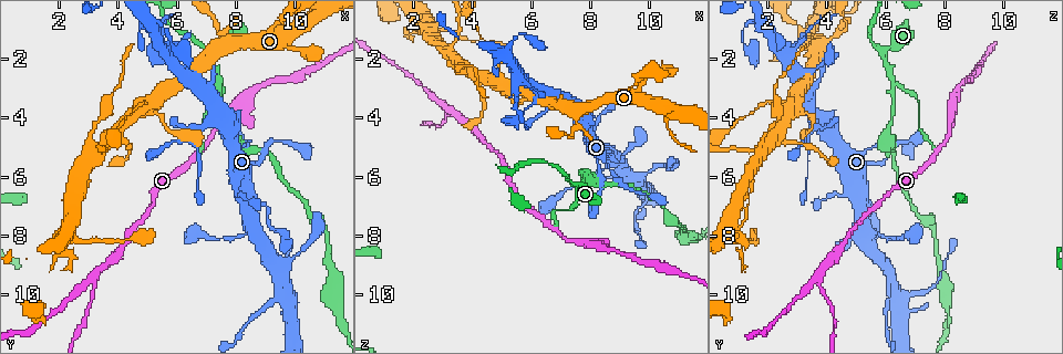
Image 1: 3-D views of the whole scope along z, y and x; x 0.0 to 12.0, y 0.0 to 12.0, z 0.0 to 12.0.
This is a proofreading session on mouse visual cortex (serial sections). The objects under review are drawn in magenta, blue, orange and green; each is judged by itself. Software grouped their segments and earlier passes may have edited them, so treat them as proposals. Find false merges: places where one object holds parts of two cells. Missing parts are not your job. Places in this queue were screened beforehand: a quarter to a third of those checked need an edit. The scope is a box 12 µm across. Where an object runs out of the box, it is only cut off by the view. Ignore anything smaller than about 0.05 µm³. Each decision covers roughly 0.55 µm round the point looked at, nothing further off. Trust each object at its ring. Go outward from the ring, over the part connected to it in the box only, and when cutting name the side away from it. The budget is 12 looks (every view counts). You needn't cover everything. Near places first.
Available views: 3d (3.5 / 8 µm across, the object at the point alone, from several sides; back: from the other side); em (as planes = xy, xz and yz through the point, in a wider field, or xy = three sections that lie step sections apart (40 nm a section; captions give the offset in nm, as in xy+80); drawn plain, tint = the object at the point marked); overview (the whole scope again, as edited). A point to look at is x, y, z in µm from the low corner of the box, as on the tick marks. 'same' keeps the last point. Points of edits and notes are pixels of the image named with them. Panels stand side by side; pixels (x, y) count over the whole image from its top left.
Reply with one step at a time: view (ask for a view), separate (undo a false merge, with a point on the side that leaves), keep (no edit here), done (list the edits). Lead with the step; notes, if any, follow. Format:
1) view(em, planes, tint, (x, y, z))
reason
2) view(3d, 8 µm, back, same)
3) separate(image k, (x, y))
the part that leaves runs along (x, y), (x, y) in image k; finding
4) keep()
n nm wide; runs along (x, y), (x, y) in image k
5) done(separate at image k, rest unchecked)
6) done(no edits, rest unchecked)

view(3d, 8 µm, (7.4, 2.8, 6.2))
three arms meet

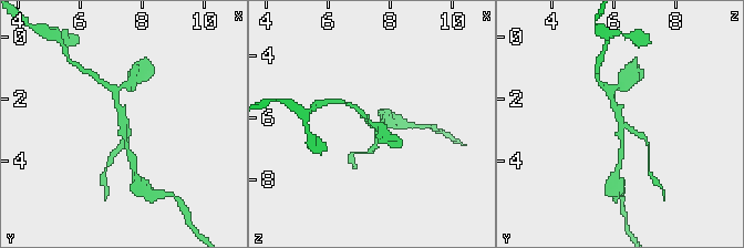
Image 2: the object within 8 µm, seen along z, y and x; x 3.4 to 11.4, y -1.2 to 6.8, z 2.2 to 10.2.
view(em, xy, step 5, tint, (7.4, 2.8, 6.3))
3 arms; arms of 150, 150, 200 nm; need the tissue

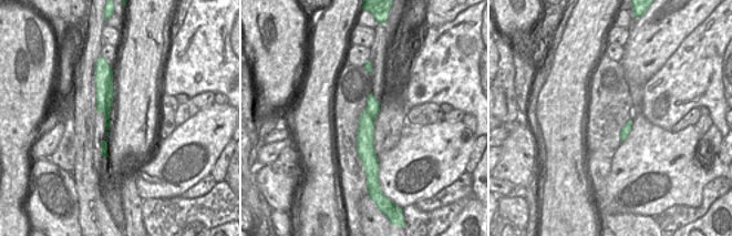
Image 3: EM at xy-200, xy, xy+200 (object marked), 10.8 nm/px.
separate(image 2, (374, 146))
the part that leaves runs along (626, 125), (647, 141), (649, 155) in image 2; two cells meet here

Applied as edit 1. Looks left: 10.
view(3d, 3.5 µm, back, (3.3, 5.1, 1.8))
sharp bend

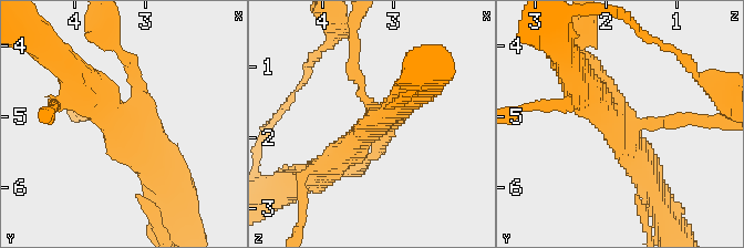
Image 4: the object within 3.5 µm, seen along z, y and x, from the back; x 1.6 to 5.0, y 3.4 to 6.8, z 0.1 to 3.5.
view(em, xy, step 2, tint, (3.40, 5.05, 1.90))
4 arms; arms of 150, 150, 350, 400 nm; now the EM

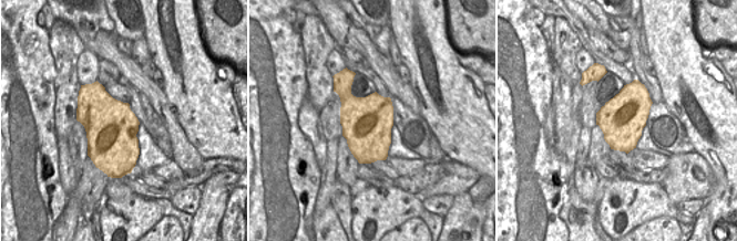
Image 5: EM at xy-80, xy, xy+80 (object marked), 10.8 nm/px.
keep()
runs along (73, 73), (114, 114), (155, 175) in image 4; continuous, no second cell

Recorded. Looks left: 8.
view(3d, 3.5 µm, (9.1, 7.2, 5.5))

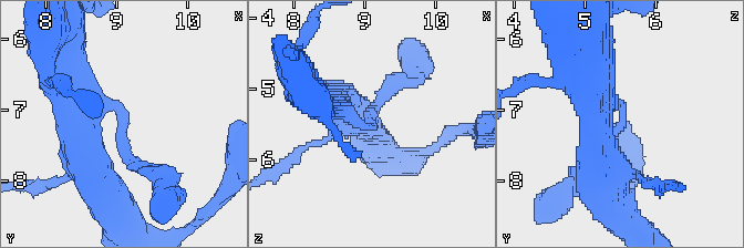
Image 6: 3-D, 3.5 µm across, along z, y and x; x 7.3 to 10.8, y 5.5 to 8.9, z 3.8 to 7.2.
view(em, xy, step 1, tint, (9.10, 7.15, 5.55))
need the tissue

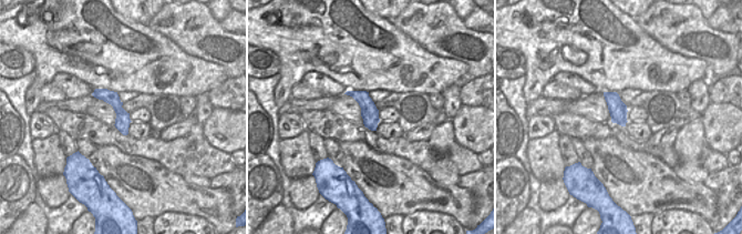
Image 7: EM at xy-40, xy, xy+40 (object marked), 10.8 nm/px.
view(em, xy, step 2, tint, same)

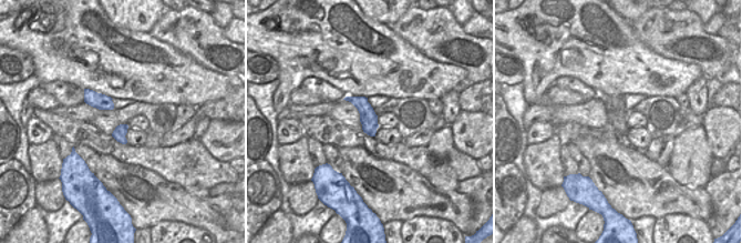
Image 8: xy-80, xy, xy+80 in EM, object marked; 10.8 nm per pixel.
keep()
runs along (69, 84), (120, 112), (123, 150), (147, 169) in image 6; all the same cell

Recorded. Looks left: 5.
view(3d, 3.5 µm, (9.8, 10.0, 6.5))
abrupt turn

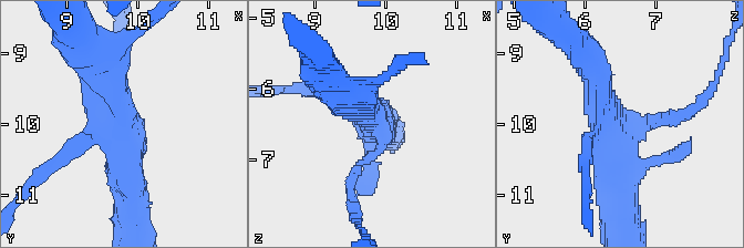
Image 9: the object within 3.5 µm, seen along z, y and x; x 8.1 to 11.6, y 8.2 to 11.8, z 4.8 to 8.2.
view(em, xy, step 1, tint, (9.85, 9.95, 6.40))
4 arms; arms of 150, 150, 400, 500 nm; now the EM

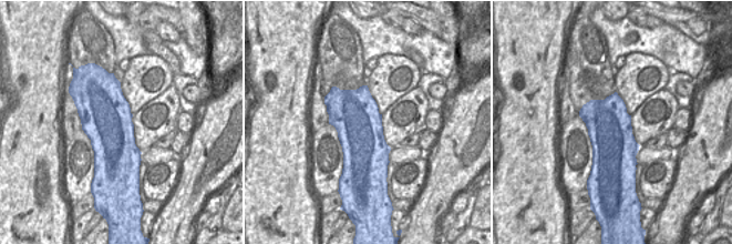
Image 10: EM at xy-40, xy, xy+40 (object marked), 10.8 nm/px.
keep()
runs along (94, 60), (125, 121), (132, 196) in image 9; continuous, no second cell

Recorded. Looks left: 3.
done(separate at image 2, rest unchecked)

